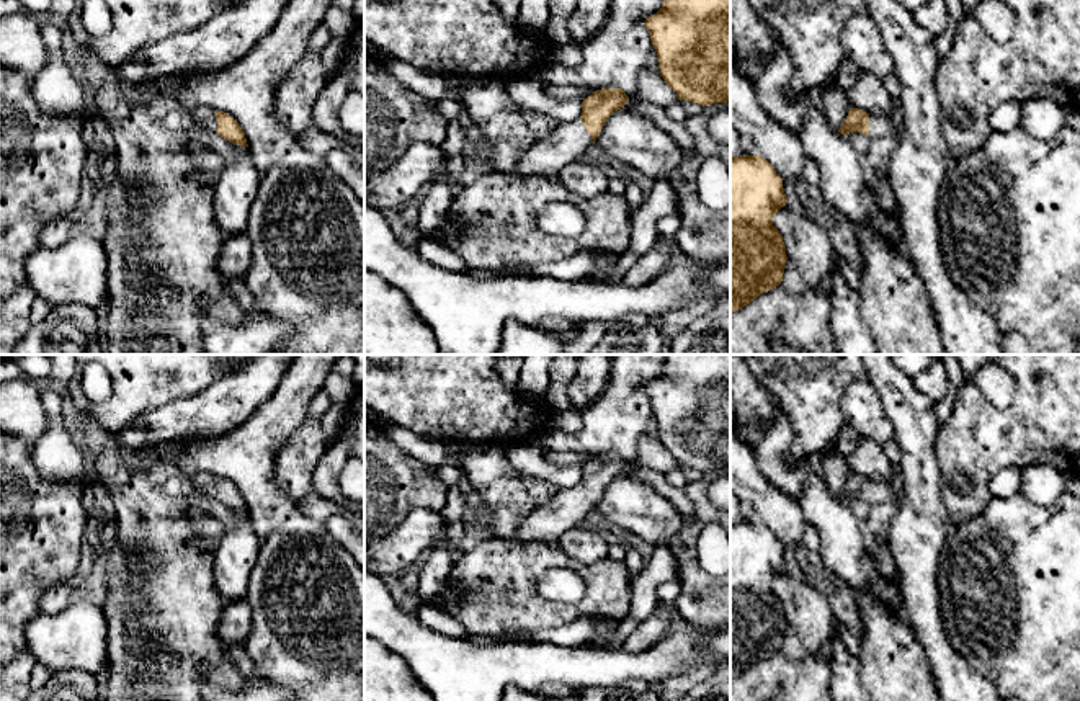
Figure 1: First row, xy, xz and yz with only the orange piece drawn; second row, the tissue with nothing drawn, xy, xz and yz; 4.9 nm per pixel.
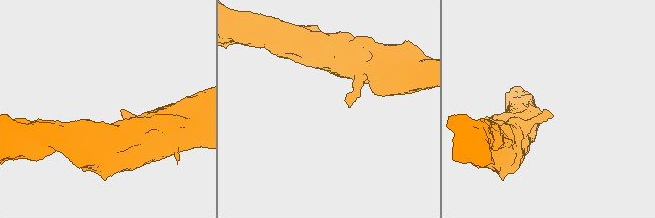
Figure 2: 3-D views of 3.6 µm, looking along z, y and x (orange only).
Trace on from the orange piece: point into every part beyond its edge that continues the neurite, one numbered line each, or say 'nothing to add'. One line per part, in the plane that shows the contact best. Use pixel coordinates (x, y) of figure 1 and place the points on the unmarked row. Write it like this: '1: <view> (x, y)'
1: xz (569, 507)

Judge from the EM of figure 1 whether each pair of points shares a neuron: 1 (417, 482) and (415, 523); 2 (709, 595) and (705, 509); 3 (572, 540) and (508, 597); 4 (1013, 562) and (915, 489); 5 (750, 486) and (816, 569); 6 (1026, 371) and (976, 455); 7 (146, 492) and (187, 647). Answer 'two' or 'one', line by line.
1: two
2: one
3: two
4: two
5: one
6: one
7: one

